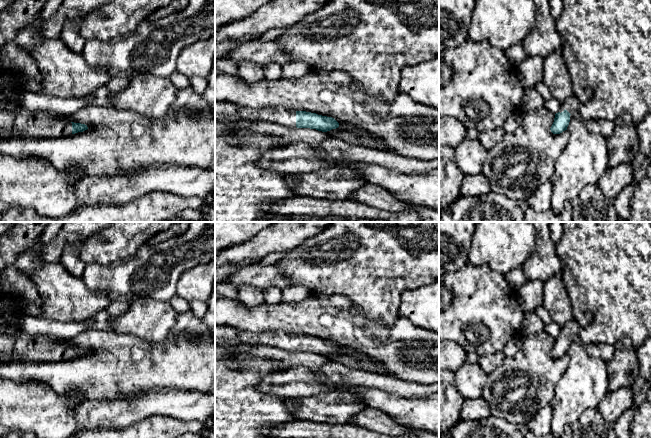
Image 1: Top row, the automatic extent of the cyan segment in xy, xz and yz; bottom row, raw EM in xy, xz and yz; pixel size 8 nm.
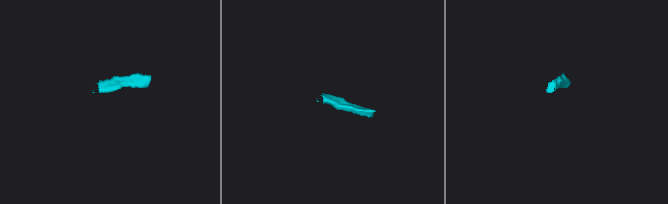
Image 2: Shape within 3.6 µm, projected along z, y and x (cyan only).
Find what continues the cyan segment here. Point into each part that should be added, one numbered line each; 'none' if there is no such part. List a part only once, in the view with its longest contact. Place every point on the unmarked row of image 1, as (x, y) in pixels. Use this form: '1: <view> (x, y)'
1: xz (282, 340)

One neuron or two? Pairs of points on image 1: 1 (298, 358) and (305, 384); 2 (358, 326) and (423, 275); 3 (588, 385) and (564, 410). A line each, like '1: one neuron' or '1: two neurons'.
1: two neurons
2: two neurons
3: one neuron

